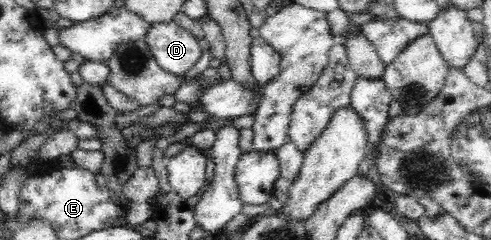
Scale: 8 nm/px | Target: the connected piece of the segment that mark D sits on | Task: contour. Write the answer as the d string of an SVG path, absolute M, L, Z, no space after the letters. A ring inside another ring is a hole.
M174 20L152 24L144 38L160 67L174 75L186 73L202 55L198 39Z

